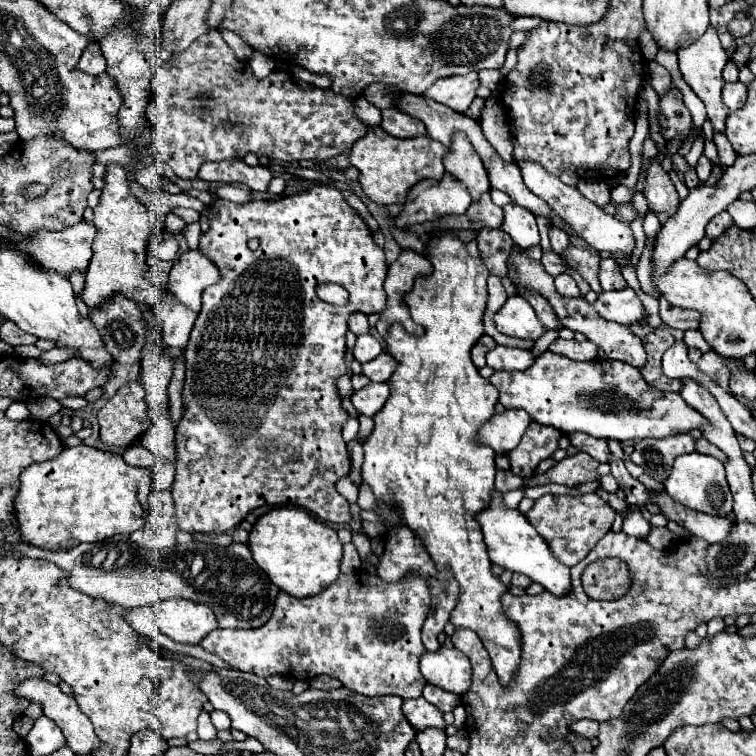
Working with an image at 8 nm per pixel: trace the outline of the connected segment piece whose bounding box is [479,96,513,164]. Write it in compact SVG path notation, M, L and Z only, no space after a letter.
M497 96L487 98L479 124L481 124L487 140L491 140L491 146L495 146L495 152L499 152L499 156L503 156L503 160L507 160L507 164L513 164L513 160L511 160L513 144L511 144L511 136L509 136L507 114Z

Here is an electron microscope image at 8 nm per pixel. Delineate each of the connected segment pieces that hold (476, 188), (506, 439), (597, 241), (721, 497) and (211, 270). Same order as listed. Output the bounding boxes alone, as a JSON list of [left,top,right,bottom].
[[443,132,491,200],[477,408,531,454],[519,162,635,252],[665,452,733,516],[169,250,219,310]]

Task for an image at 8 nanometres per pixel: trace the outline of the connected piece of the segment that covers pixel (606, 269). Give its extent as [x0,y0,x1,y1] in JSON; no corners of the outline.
[597,258,627,292]

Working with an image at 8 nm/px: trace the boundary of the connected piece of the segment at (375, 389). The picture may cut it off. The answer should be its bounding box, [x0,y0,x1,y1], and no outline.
[351,382,389,416]

